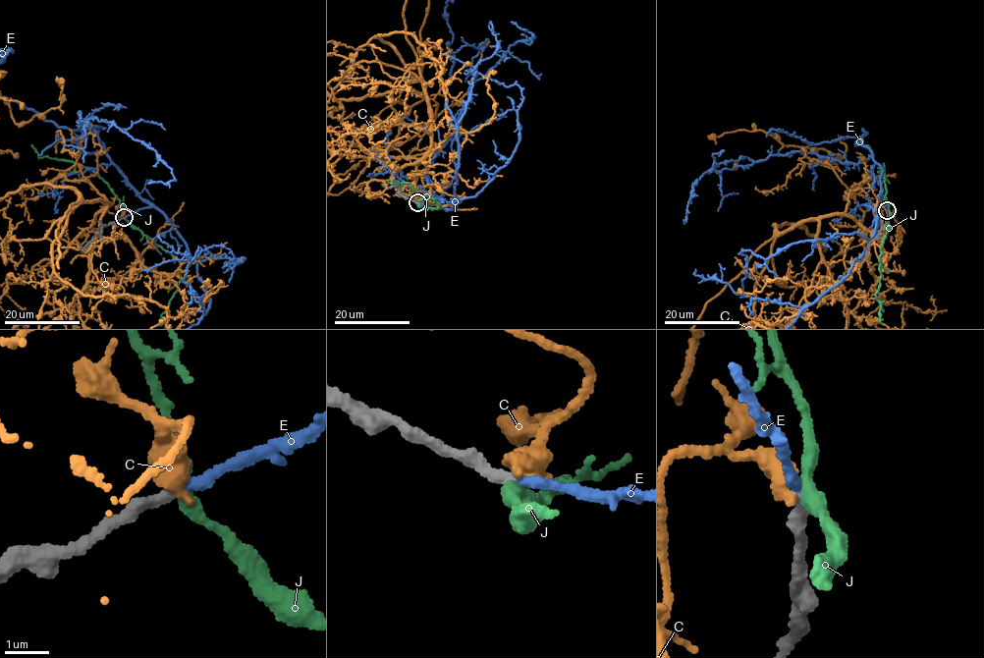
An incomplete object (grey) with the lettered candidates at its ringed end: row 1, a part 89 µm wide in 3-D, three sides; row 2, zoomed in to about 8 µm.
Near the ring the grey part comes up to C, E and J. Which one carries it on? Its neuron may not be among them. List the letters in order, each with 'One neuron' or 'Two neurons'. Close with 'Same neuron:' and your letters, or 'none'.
C: Two neurons
E: One neuron
J: Two neurons
Same neuron: E

